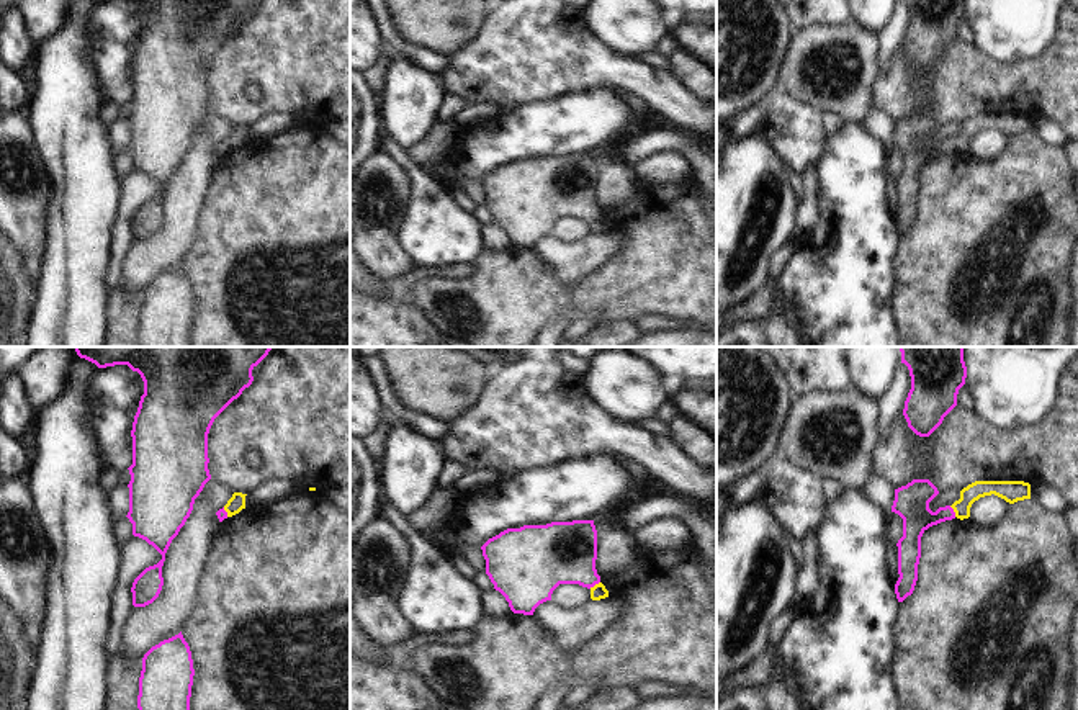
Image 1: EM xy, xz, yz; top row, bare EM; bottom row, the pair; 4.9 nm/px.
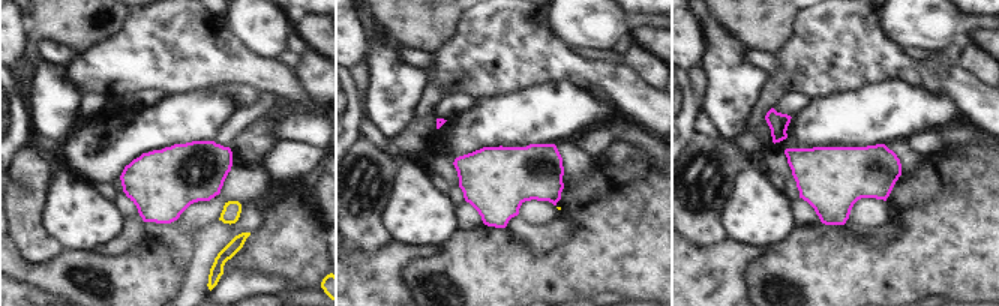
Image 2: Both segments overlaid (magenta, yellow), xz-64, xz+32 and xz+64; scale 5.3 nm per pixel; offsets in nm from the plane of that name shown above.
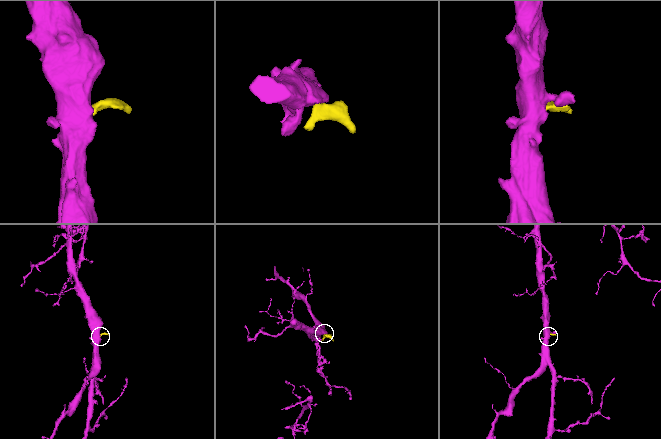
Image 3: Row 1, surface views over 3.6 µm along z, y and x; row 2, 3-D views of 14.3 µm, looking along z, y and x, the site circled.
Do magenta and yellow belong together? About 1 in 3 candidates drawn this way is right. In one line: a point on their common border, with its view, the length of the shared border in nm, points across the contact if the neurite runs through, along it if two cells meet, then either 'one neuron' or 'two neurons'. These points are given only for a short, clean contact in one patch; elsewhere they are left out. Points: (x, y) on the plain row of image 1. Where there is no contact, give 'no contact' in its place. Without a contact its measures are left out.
yz (952, 144) | 70 nm | across yz (911, 136), (925, 149), (952, 144), (977, 123) | one neuron

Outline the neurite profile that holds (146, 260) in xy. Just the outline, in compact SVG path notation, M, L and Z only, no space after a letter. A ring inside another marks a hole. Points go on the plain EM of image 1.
M209 113L195 133L190 151L165 186L159 231L146 240L134 240L126 250L119 267L119 288L128 299L142 293L152 280L182 265L198 231L204 195L221 157L216 146L232 128Z

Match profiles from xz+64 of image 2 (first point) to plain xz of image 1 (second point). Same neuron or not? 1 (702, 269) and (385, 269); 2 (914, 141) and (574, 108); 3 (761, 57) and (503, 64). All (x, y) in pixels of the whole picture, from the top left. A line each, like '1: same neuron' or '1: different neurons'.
1: different neurons
2: different neurons
3: different neurons

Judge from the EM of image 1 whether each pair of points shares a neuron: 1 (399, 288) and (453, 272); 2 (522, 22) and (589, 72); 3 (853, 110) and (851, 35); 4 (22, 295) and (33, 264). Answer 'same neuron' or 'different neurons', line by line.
1: same neuron
2: same neuron
3: same neuron
4: different neurons

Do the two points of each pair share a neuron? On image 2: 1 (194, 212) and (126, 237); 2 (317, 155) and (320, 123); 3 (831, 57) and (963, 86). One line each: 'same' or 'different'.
1: different
2: different
3: same

